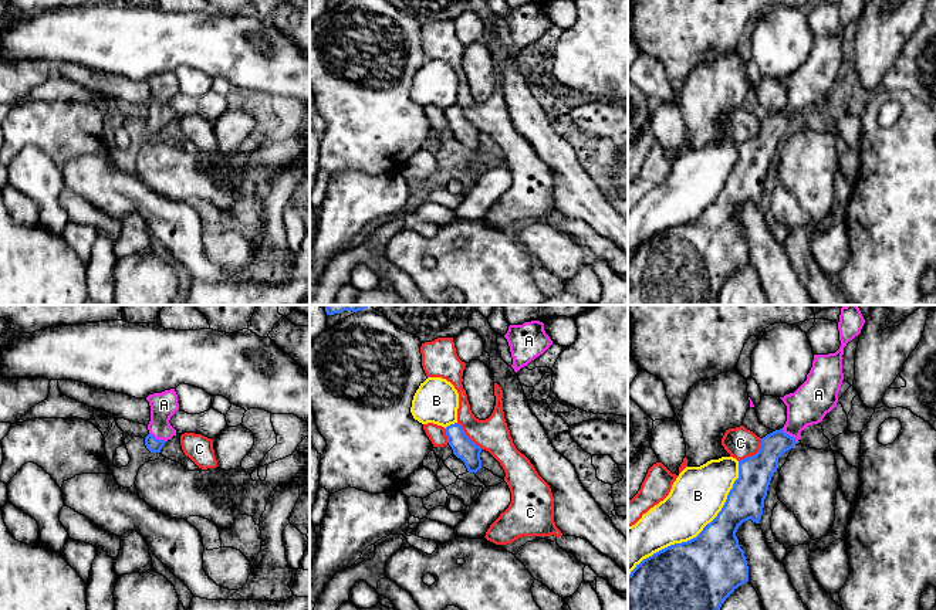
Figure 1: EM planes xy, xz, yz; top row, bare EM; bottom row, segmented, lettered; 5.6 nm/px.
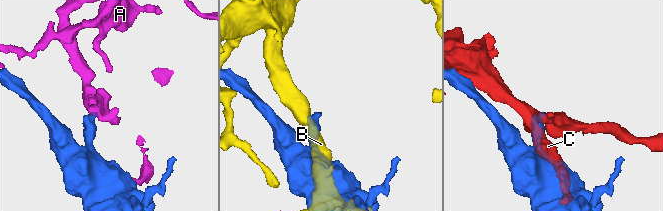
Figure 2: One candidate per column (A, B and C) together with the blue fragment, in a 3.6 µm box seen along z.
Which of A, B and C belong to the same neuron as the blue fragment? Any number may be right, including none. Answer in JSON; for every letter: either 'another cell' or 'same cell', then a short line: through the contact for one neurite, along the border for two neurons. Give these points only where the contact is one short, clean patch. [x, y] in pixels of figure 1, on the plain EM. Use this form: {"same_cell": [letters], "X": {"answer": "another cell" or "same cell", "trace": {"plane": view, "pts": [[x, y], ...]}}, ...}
{"same_cell": ["A"], "A": {"answer": "same cell", "trace": {"plane": "yz", "pts": [[760, 149], [790, 118], [798, 98], [808, 87]]}}, "B": {"answer": "another cell"}, "C": {"answer": "another cell", "trace": {"plane": "yz", "pts": [[762, 121], [760, 131], [739, 143]]}}}

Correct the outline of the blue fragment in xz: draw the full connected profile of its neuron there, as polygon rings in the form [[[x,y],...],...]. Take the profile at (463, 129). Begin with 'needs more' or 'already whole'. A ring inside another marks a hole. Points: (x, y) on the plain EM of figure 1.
already whole | [[[450,106],[445,111],[445,113],[453,136],[464,145],[469,155],[476,156],[480,150],[483,150],[480,142],[481,131],[464,116],[460,106]]]

